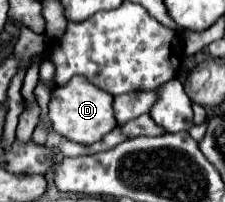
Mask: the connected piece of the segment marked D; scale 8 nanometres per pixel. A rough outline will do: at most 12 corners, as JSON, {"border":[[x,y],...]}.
{"border":[[83,77],[55,87],[49,119],[83,145],[117,127],[113,97]]}

